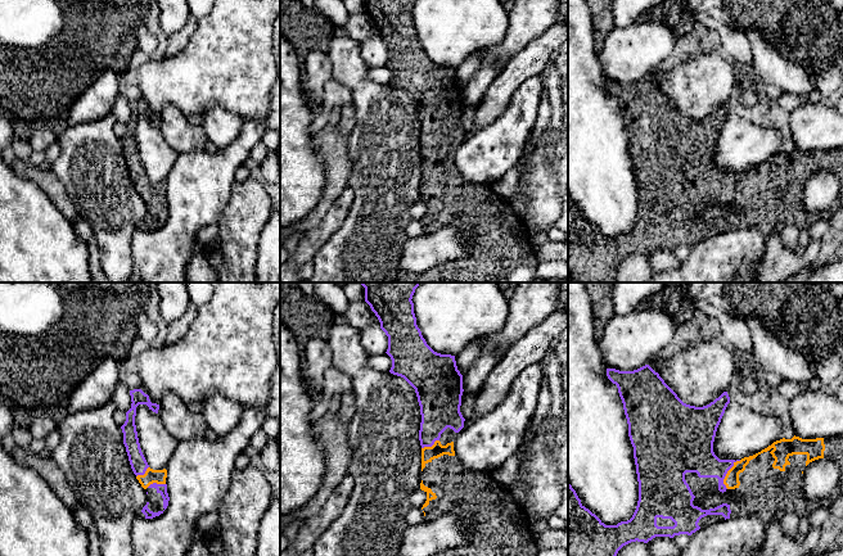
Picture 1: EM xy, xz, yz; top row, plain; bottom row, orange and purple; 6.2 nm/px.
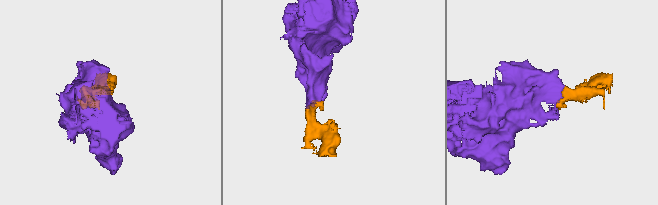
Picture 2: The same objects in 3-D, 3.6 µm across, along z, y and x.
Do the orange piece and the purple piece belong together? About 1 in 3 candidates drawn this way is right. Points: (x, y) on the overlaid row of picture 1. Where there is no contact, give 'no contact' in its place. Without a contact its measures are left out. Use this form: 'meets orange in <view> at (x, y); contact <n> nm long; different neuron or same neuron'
meets orange in yz at (727, 473); contact 200 nm long; same neuron

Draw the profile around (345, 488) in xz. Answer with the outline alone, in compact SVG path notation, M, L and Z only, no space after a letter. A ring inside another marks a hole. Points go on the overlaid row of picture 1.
M347 474L342 479L342 482L338 484L335 493L338 493L339 496L343 496L343 497L350 497L350 494L353 489L353 485L355 485L353 478L350 474Z

